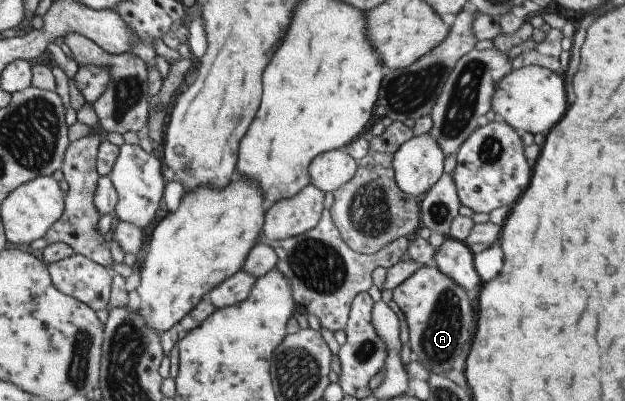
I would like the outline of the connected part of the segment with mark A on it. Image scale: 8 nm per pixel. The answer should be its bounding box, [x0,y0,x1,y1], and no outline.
[392,266,477,375]

